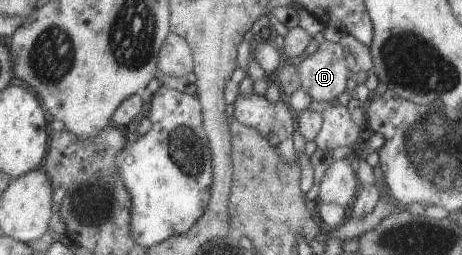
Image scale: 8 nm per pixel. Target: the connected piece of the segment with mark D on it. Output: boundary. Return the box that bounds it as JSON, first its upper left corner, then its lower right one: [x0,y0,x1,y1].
[297,41,349,102]

